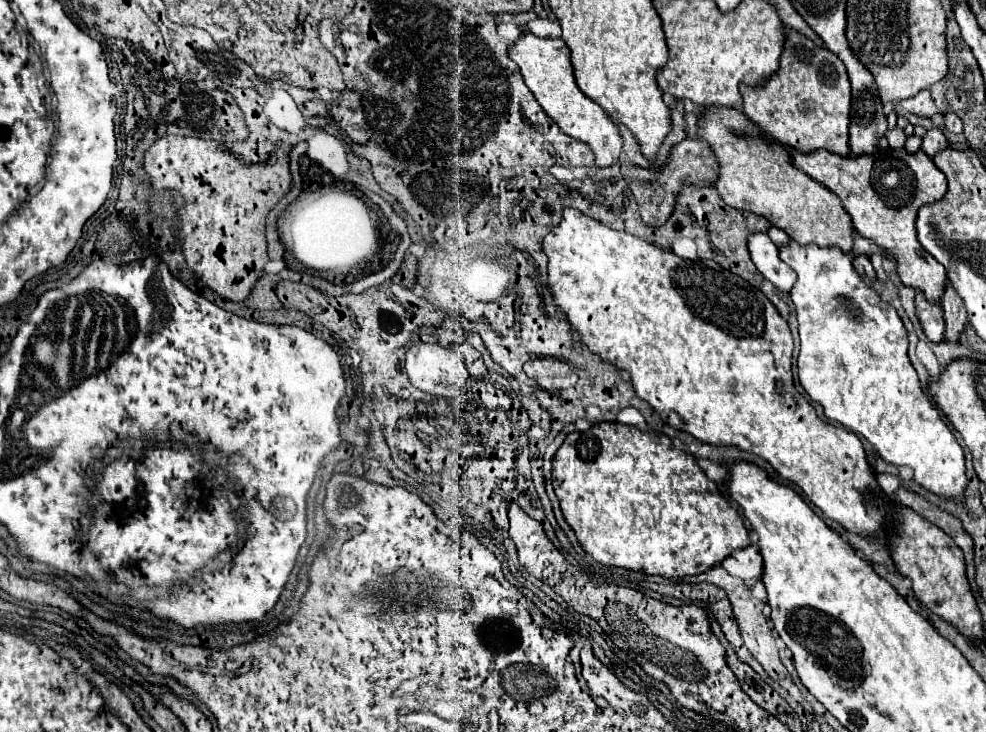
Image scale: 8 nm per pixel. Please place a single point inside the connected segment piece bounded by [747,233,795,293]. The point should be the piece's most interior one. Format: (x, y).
(764, 254)

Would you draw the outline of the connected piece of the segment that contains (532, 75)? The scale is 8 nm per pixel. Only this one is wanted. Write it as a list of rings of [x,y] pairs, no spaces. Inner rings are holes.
[[[521,33],[521,37],[509,47],[509,57],[519,65],[525,85],[531,89],[543,111],[561,127],[563,133],[569,137],[581,139],[583,143],[589,143],[589,147],[595,153],[597,167],[609,167],[619,159],[623,139],[619,135],[617,125],[609,119],[609,115],[583,91],[577,87],[571,67],[571,55],[569,47],[561,37],[535,37],[533,33]]]

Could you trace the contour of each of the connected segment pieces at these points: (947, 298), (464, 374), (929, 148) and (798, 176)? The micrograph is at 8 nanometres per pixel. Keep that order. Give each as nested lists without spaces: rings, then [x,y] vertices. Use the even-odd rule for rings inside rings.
[[[945,281],[945,293],[941,297],[943,309],[945,309],[945,337],[949,341],[957,341],[965,323],[967,323],[967,313],[963,299],[957,295],[957,291],[951,287],[951,281]]]
[[[421,343],[421,345],[415,345],[407,351],[407,359],[405,359],[405,369],[407,369],[407,375],[409,375],[409,381],[421,389],[421,391],[427,391],[427,393],[433,393],[437,397],[457,397],[463,389],[465,389],[465,383],[469,379],[469,371],[467,371],[467,365],[465,365],[465,359],[461,353],[453,351],[453,349],[445,349],[441,345],[427,345],[427,343]]]
[[[933,127],[933,129],[929,129],[929,131],[923,135],[923,145],[921,145],[921,149],[923,149],[929,157],[935,157],[935,153],[947,149],[947,145],[949,145],[949,143],[947,143],[943,131],[937,129],[937,127]]]
[[[731,107],[709,109],[699,119],[703,139],[707,139],[719,157],[721,175],[715,183],[721,199],[735,207],[763,215],[771,225],[783,229],[799,243],[815,243],[823,247],[839,247],[849,253],[853,249],[853,223],[843,205],[821,183],[791,165],[787,151],[781,145],[769,145],[759,137],[759,129],[743,113]],[[733,131],[743,131],[747,137],[735,137]]]

